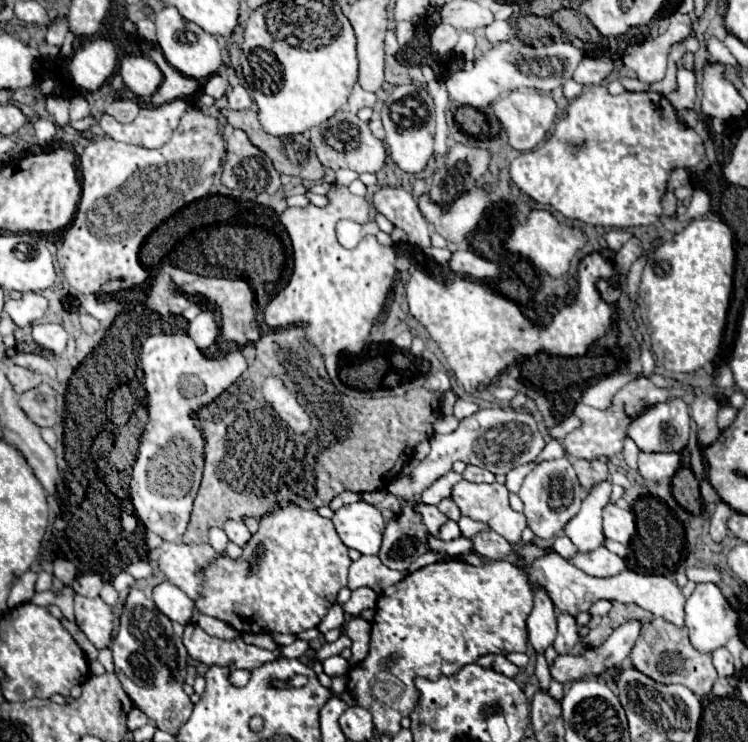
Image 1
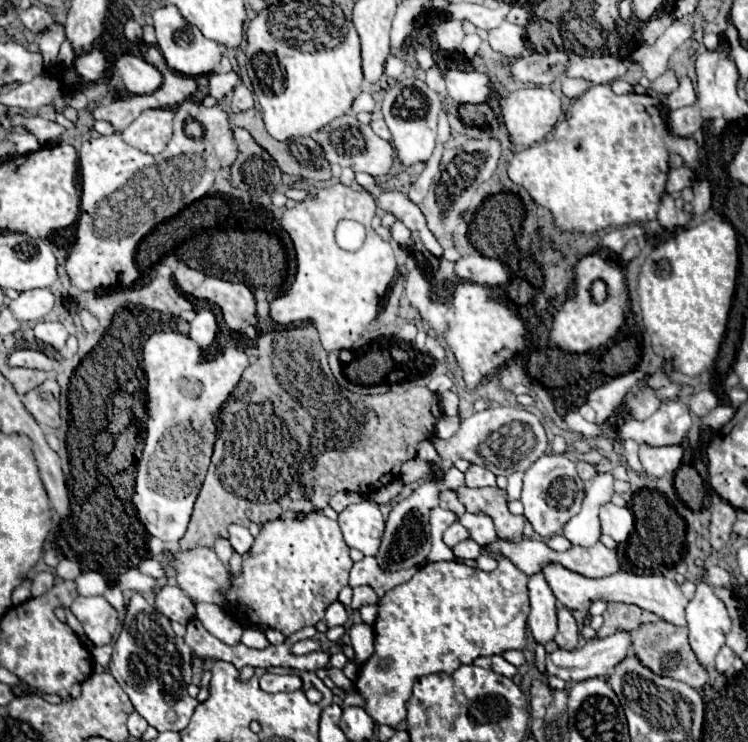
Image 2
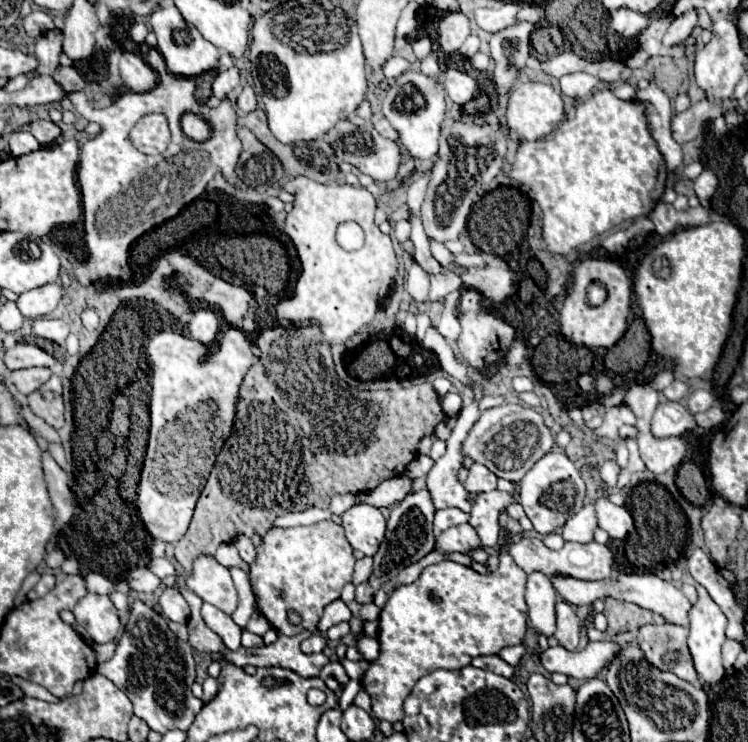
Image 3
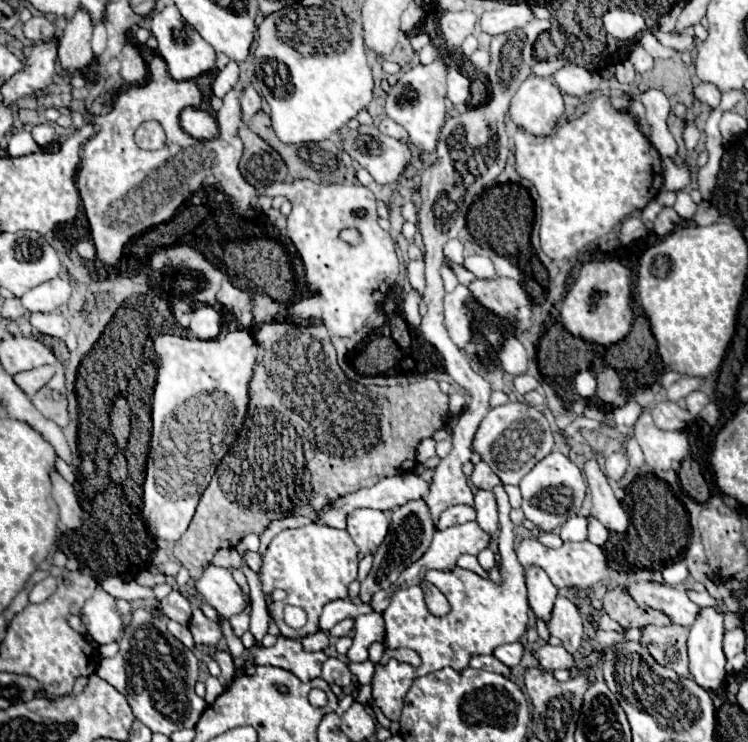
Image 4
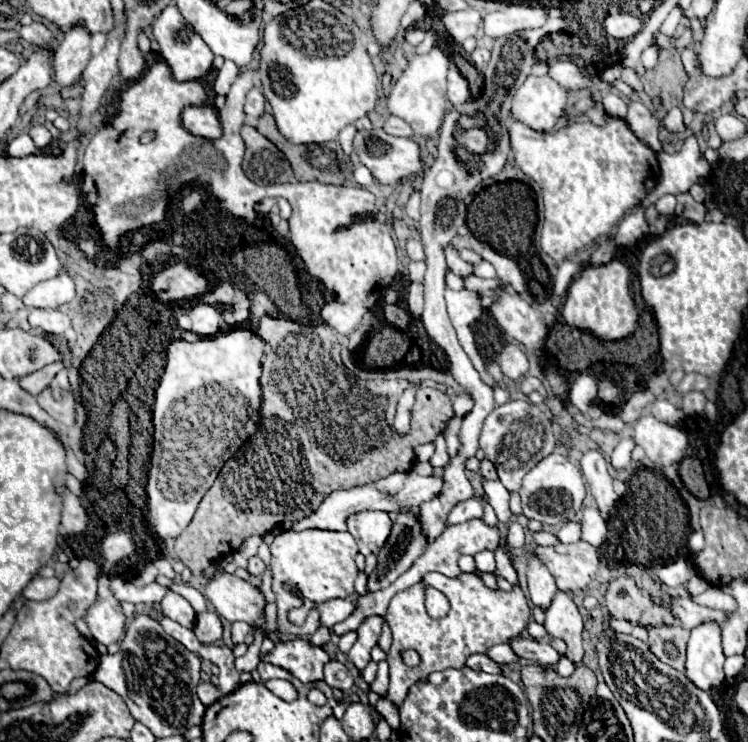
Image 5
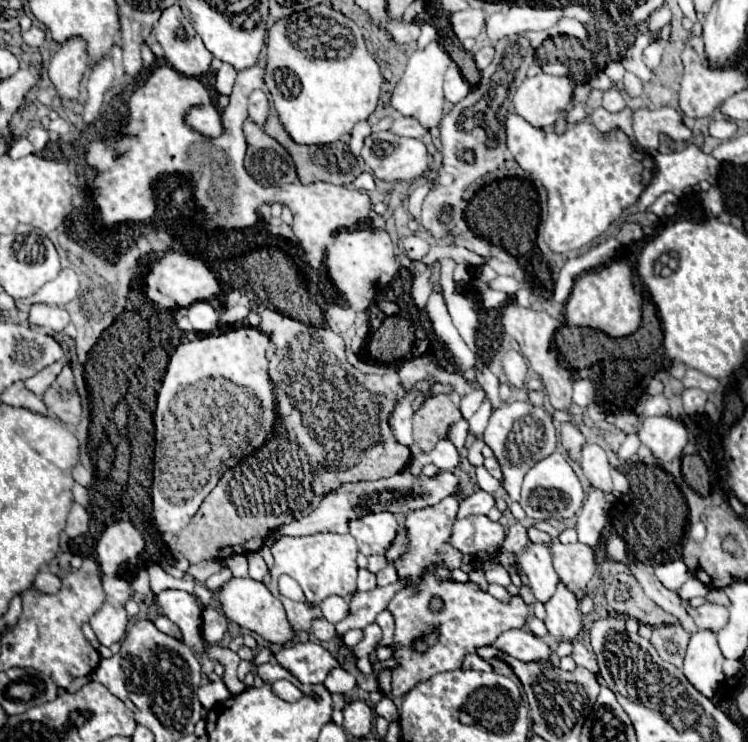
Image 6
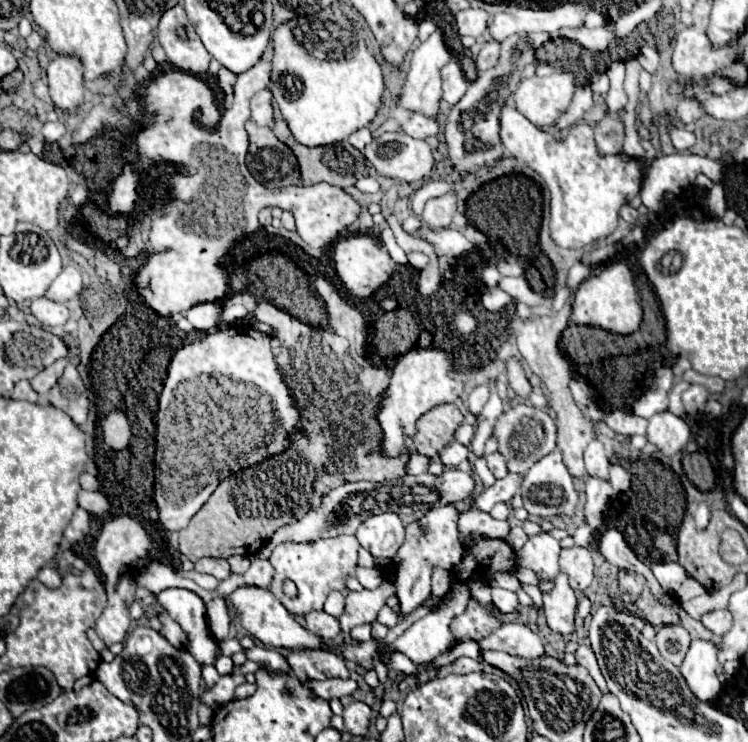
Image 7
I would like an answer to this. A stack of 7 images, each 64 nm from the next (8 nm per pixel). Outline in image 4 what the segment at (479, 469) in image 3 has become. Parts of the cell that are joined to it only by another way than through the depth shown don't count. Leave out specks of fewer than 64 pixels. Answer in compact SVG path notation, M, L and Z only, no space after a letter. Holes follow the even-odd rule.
M478 462L474 466L474 472L472 472L472 484L476 488L482 488L482 490L490 490L494 488L496 484L500 484L500 478L492 472L492 468L486 464L486 462Z

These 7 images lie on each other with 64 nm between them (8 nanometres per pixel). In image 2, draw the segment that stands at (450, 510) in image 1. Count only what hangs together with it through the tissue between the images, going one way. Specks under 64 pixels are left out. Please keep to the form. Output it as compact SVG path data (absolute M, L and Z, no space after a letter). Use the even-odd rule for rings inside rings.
M442 490L438 494L438 500L440 500L440 508L448 508L448 510L452 510L456 514L464 514L466 512L464 504L458 500L458 492L456 490Z

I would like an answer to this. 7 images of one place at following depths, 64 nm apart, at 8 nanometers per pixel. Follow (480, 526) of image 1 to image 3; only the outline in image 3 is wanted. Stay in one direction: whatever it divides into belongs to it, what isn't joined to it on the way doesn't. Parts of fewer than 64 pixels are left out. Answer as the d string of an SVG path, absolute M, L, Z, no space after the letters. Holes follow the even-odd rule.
M500 490L476 494L476 502L470 510L470 524L478 530L478 536L484 548L498 544L498 538L500 538L498 516L500 516L500 510L508 504L512 504L512 496Z

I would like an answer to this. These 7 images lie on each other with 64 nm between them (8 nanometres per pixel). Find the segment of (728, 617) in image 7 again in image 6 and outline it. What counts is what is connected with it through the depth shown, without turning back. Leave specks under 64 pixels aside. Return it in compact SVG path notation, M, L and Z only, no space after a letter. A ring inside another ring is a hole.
M704 604L704 606L694 608L694 610L688 608L688 612L694 618L694 622L698 624L698 628L710 630L714 634L718 634L728 624L728 608L726 606Z

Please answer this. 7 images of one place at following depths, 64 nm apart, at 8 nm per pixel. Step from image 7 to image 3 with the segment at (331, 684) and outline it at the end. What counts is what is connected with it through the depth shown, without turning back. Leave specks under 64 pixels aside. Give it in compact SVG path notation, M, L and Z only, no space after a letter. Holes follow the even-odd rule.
M338 660L328 662L328 664L322 668L319 677L322 680L326 680L326 678L336 678L342 686L346 686L346 684L350 682L350 678L348 678L348 674L346 674L342 662L338 662Z

